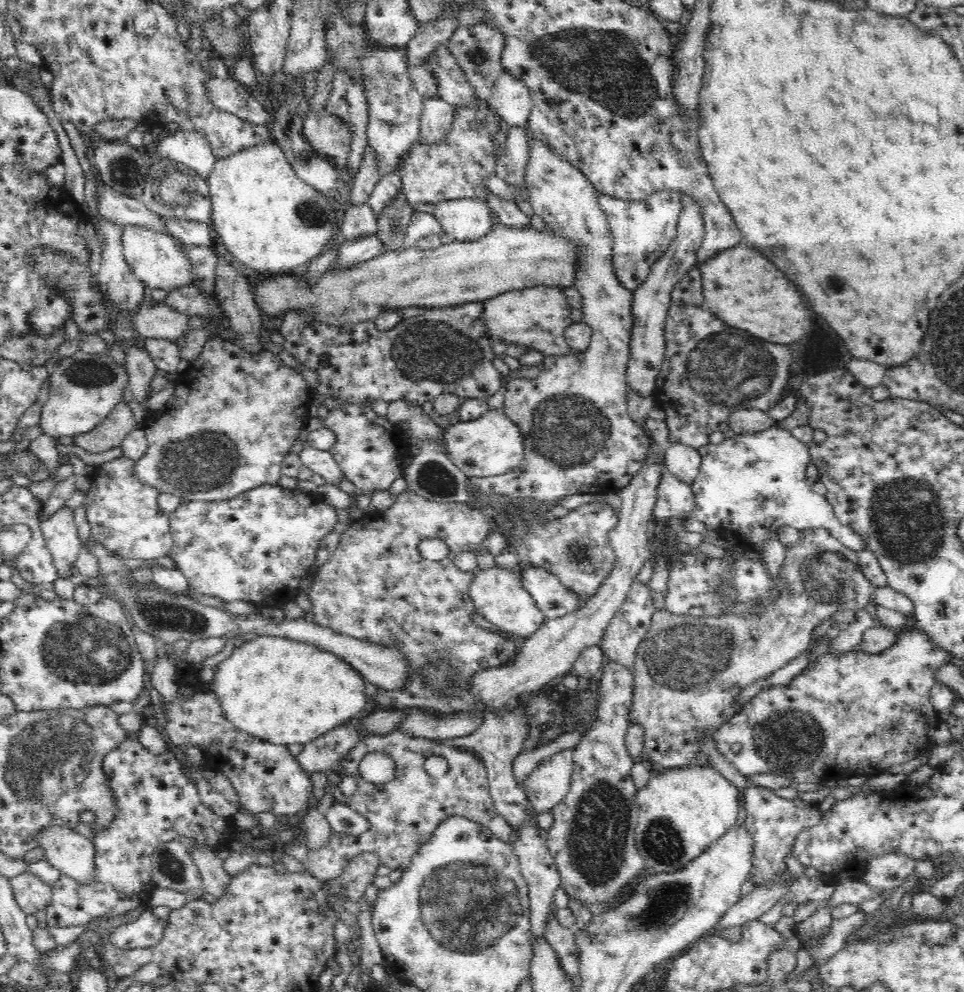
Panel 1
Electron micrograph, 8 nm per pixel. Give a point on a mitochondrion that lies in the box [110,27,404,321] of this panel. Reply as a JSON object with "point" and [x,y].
{"point":[172,190]}

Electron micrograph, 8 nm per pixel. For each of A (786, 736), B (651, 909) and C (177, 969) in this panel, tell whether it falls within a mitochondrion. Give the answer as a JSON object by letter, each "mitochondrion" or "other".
{"A":"mitochondrion","B":"mitochondrion","C":"other"}

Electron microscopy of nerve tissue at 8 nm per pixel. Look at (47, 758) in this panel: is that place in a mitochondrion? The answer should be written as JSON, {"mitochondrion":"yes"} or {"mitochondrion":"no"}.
{"mitochondrion":"yes"}

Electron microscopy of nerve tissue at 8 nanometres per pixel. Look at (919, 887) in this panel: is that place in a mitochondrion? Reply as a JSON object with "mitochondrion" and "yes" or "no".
{"mitochondrion":"no"}

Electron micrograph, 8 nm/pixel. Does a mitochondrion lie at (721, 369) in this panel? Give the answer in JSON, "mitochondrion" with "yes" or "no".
{"mitochondrion":"yes"}

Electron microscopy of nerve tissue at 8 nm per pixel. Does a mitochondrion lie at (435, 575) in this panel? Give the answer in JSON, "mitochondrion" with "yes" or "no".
{"mitochondrion":"no"}

